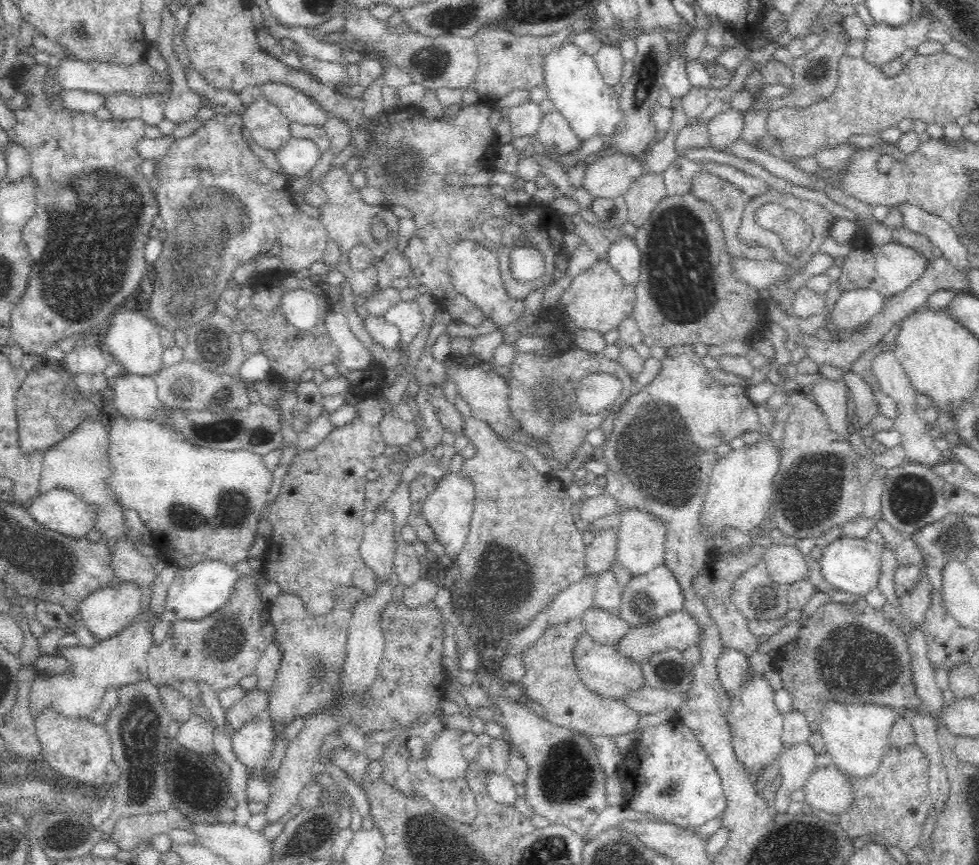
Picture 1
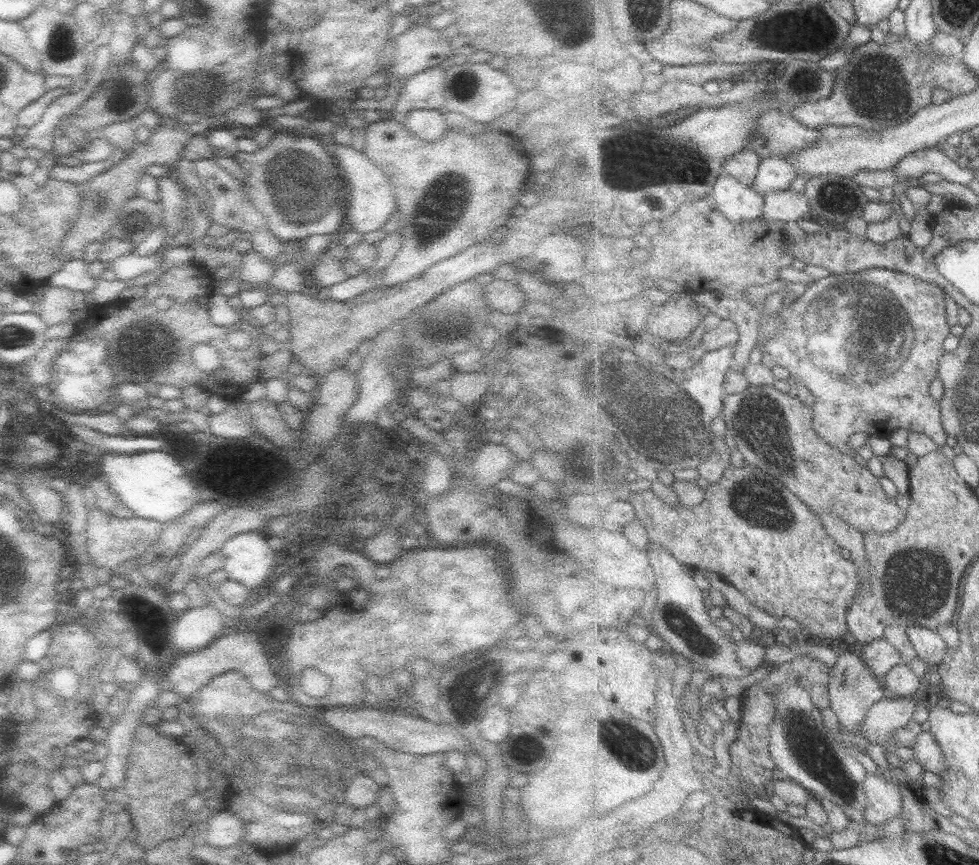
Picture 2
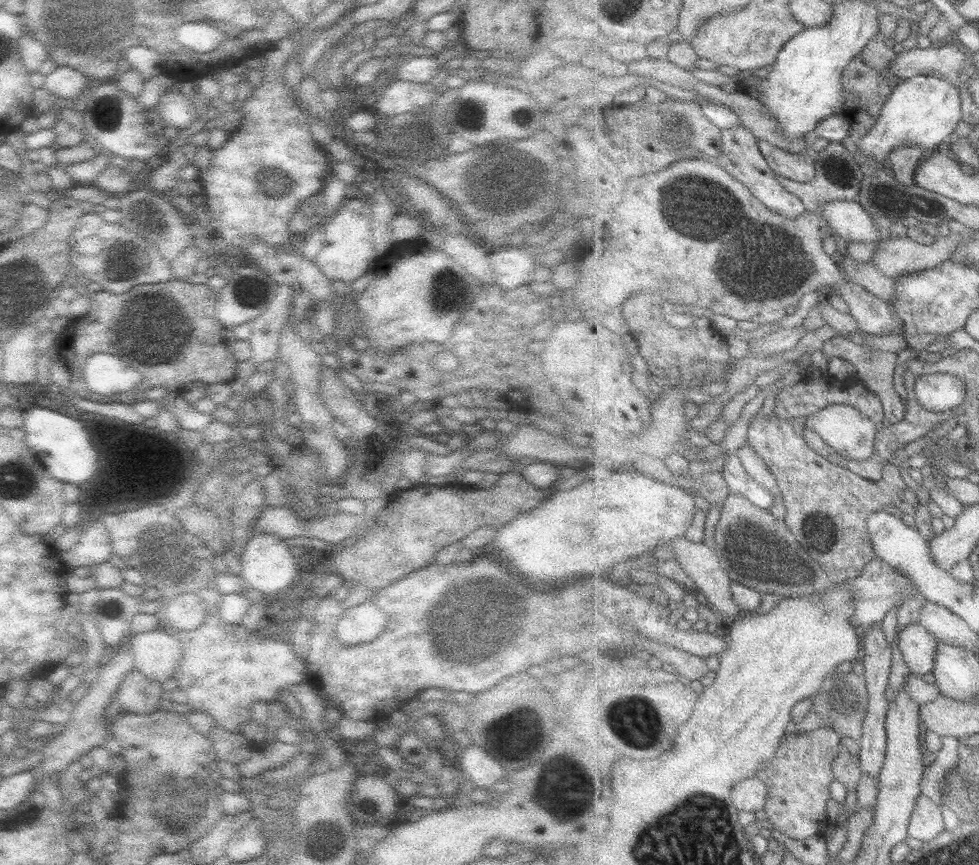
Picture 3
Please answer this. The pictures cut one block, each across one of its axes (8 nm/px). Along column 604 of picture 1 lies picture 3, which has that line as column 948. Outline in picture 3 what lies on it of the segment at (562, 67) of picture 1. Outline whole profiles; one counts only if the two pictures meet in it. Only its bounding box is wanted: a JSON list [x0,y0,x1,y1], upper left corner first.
[860,76,962,170]

